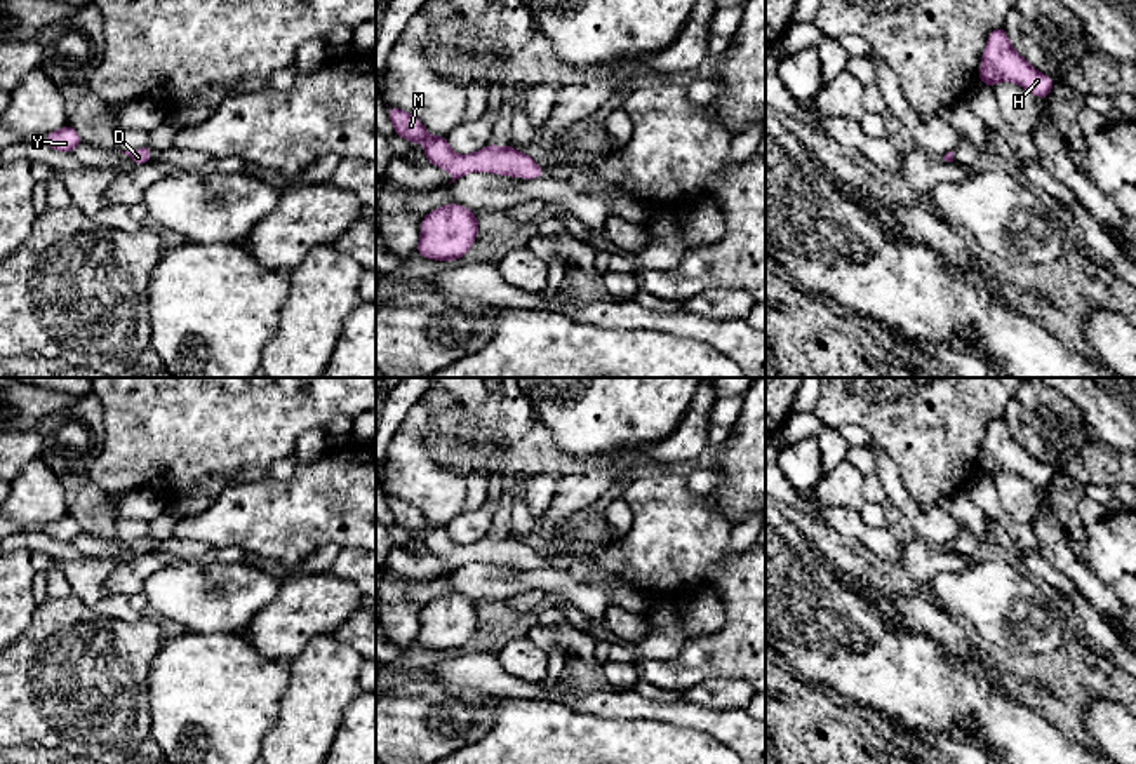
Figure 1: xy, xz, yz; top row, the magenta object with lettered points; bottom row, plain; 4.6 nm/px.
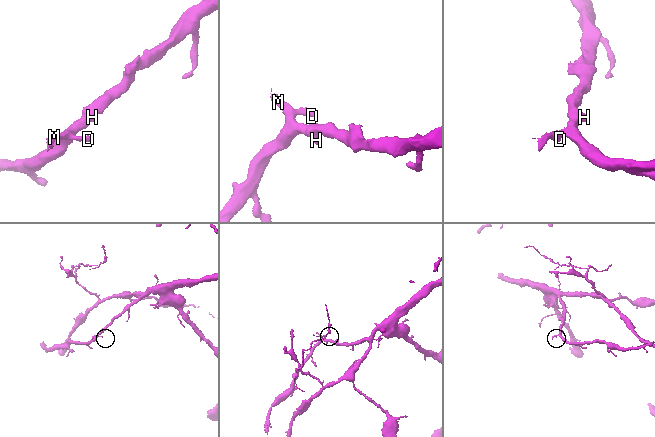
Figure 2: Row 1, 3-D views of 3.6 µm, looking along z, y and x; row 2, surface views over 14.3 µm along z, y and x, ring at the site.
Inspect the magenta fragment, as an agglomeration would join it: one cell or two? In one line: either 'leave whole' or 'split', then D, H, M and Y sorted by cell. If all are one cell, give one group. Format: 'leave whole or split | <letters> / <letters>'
leave whole | D H M Y

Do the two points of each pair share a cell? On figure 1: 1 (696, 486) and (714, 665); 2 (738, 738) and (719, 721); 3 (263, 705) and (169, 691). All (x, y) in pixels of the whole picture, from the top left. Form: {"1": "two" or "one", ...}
{"1": "two", "2": "one", "3": "one"}

